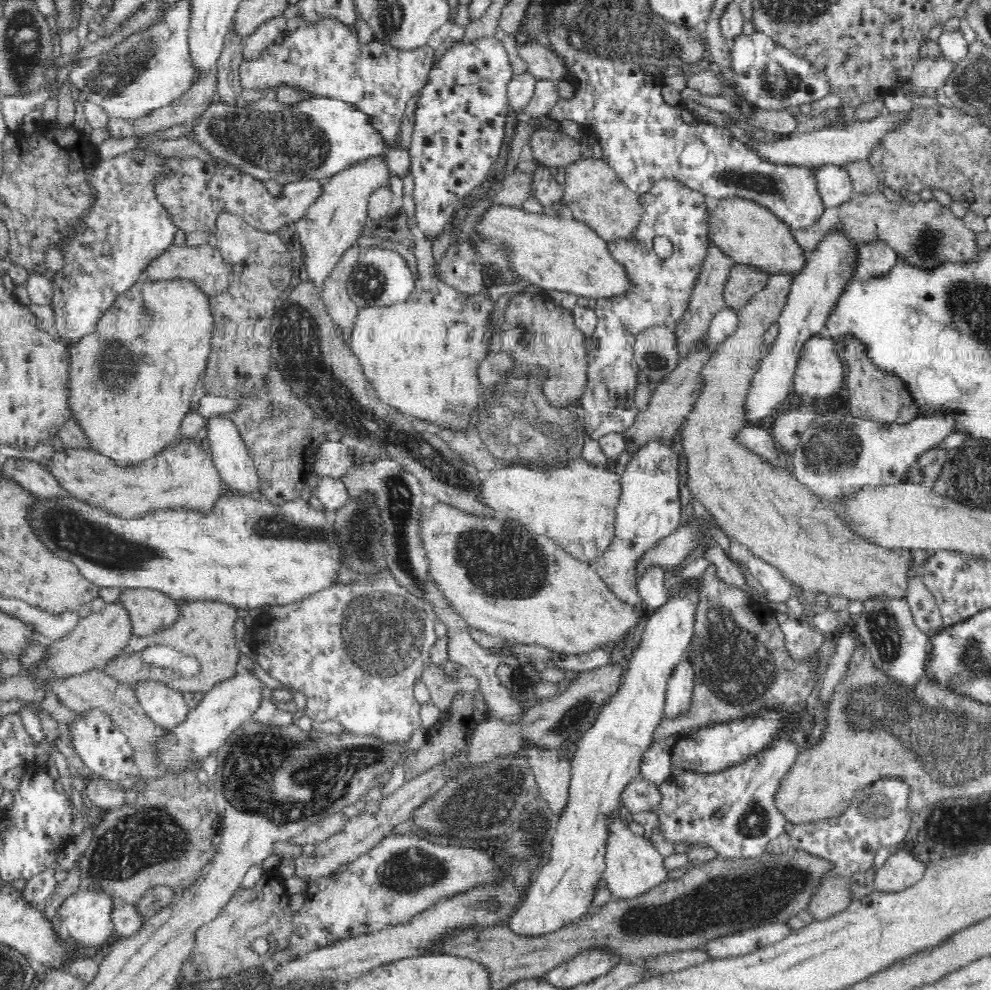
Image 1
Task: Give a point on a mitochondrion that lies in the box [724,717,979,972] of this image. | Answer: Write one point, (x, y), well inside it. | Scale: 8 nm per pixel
(877, 807)

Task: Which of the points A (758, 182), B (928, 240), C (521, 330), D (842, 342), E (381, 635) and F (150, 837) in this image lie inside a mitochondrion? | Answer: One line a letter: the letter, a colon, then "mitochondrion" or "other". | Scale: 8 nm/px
A: mitochondrion
B: mitochondrion
C: mitochondrion
D: other
E: mitochondrion
F: mitochondrion

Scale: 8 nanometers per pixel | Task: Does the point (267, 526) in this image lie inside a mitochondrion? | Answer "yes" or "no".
yes

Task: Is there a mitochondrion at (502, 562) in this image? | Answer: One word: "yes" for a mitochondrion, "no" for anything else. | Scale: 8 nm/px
yes

